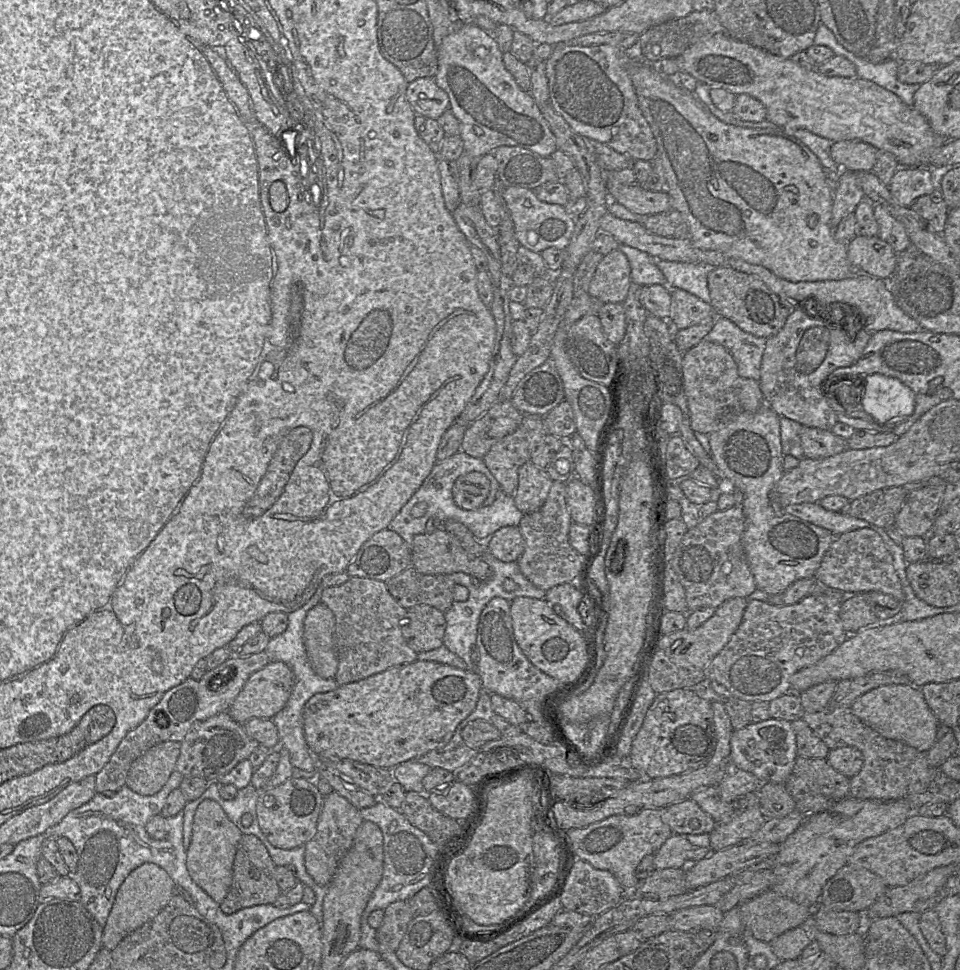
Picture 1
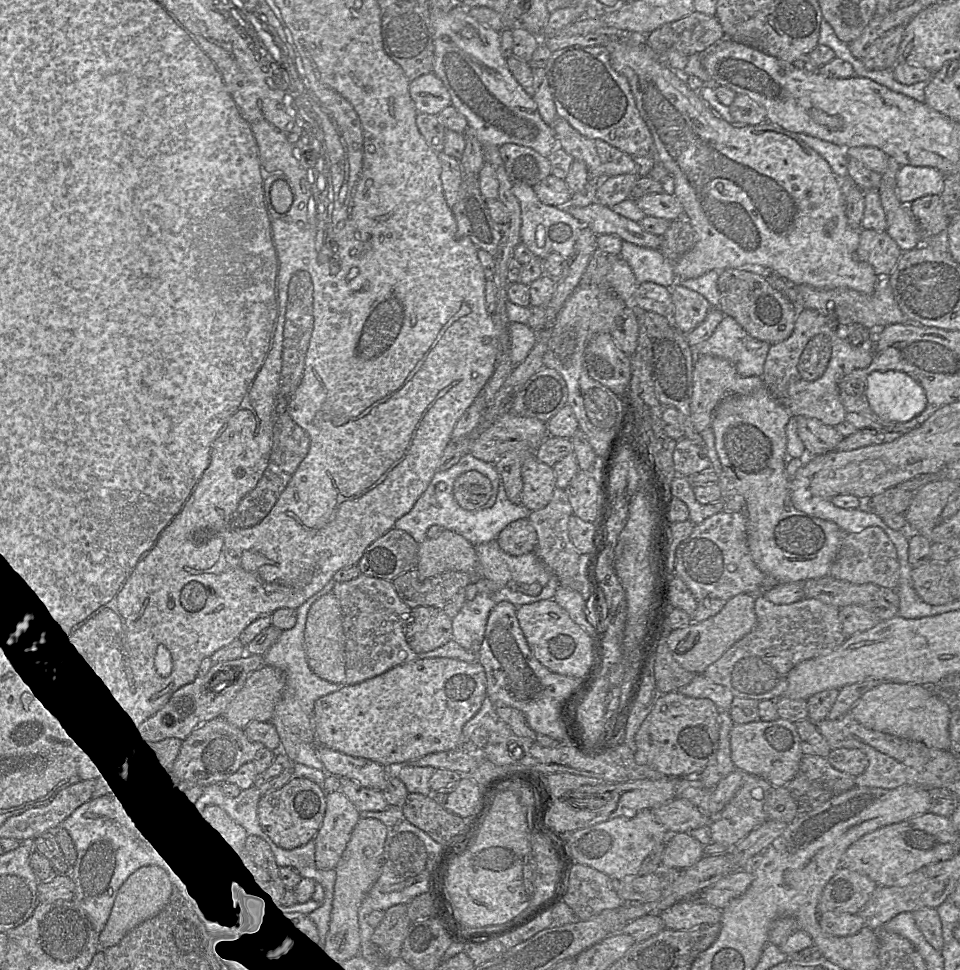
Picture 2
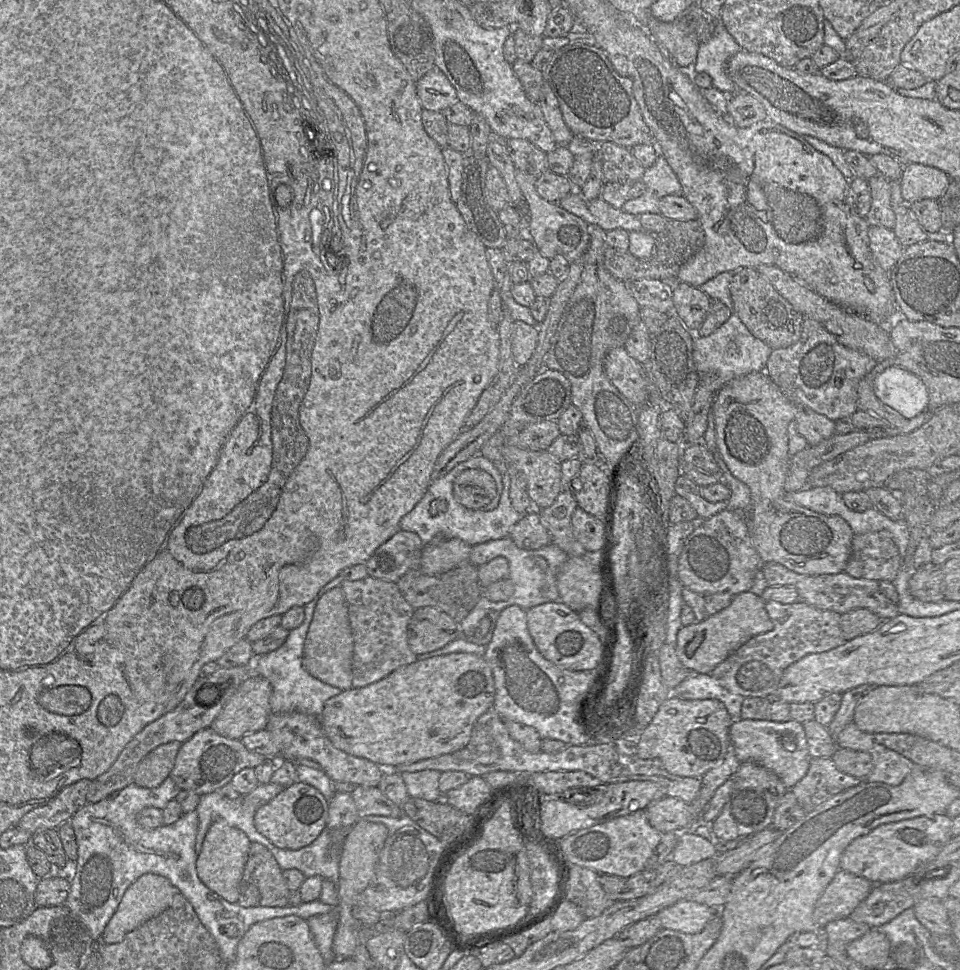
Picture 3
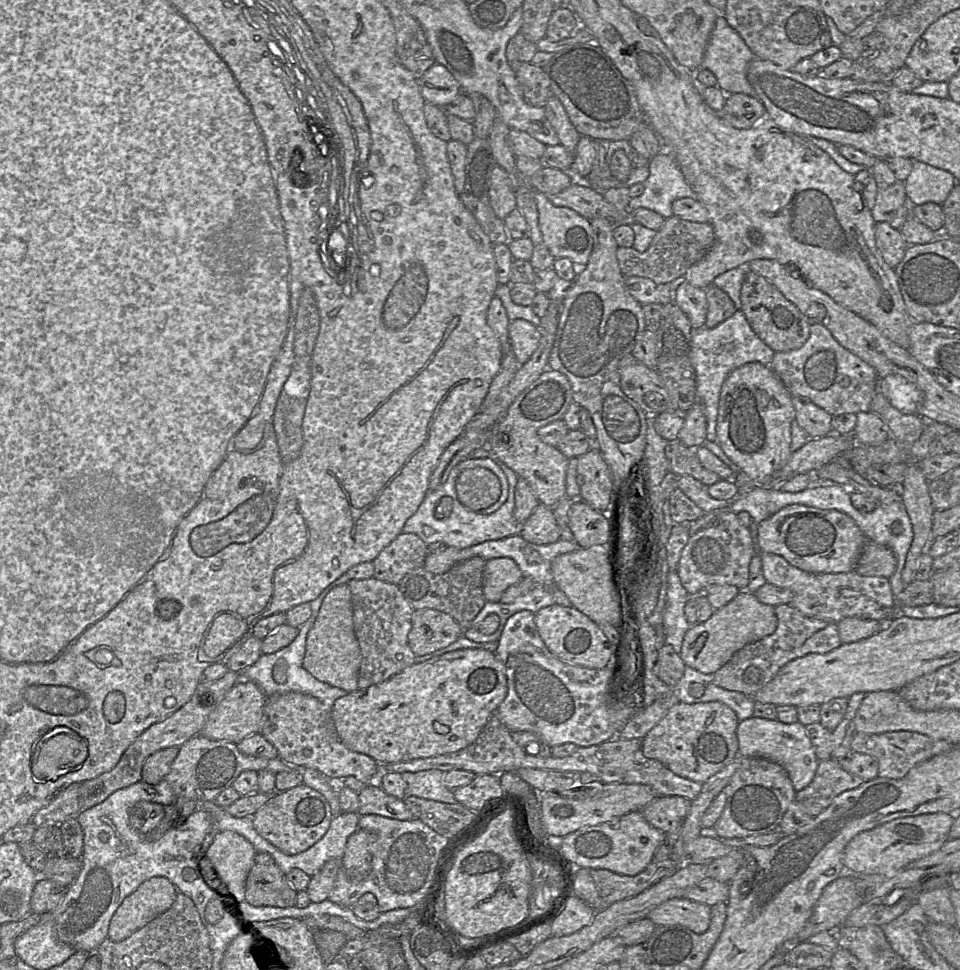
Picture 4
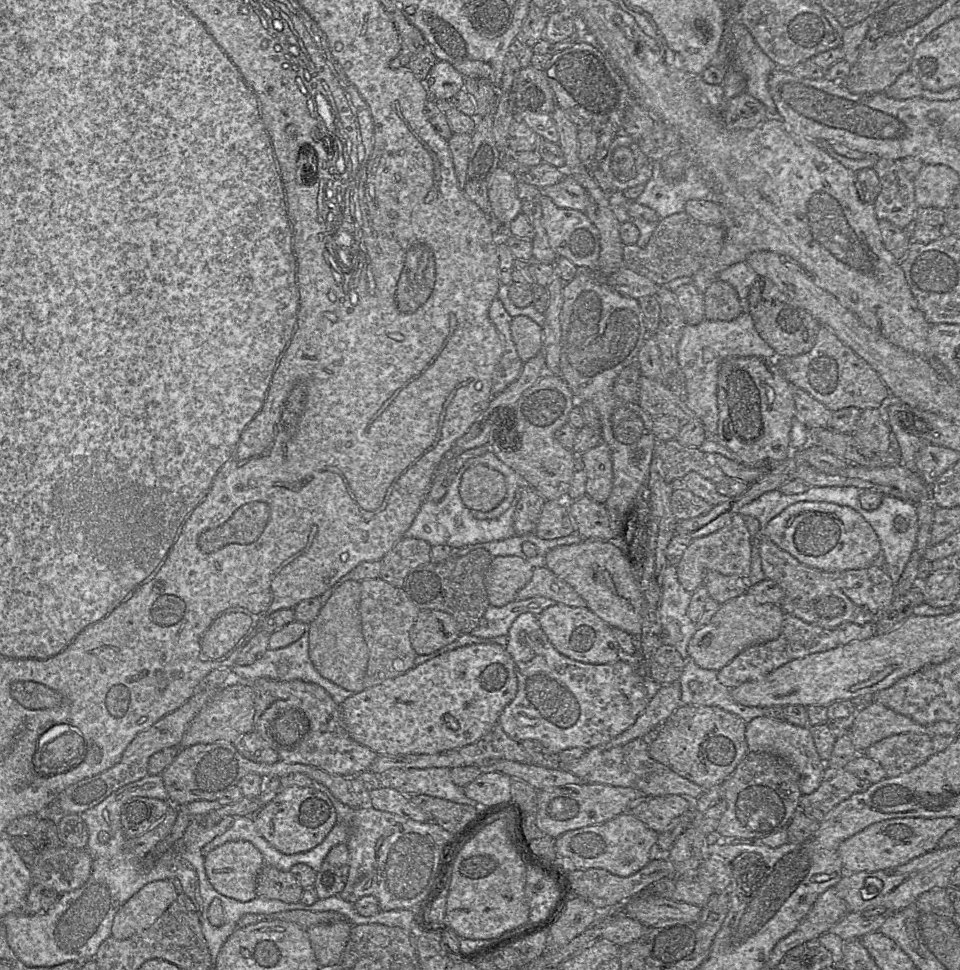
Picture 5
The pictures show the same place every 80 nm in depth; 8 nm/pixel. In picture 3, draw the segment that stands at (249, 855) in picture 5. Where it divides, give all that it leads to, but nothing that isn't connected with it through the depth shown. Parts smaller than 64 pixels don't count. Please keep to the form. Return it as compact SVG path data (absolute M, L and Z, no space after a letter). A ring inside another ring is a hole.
M216 818L205 835L201 852L197 855L196 871L199 879L213 892L228 901L237 903L251 841L239 828L230 826L225 819Z

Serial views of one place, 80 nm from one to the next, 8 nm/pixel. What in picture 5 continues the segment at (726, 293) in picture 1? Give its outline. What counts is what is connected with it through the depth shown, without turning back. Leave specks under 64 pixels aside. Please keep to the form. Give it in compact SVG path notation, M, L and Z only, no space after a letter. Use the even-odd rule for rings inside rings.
M757 277L748 293L749 311L760 337L779 356L791 357L809 352L816 341L821 324L806 310L796 305L777 285Z

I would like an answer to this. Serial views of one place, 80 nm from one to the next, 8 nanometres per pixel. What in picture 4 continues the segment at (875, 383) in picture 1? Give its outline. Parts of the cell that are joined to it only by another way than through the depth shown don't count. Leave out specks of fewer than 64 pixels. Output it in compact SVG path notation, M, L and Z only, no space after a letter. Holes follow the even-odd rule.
M897 374L879 379L878 390L889 403L903 414L917 414L923 399L922 391L912 382Z

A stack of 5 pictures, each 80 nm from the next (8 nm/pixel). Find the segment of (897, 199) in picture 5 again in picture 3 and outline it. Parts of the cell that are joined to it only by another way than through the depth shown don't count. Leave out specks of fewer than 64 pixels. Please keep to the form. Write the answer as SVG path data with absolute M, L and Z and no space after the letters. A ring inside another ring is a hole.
M878 172L868 182L872 196L871 208L865 217L868 224L893 230L896 216L891 206L891 181Z

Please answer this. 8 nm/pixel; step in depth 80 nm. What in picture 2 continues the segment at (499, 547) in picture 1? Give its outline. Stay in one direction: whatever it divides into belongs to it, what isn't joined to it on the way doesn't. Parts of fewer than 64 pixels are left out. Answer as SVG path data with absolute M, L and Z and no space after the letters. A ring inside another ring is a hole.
M528 518L509 523L497 536L500 548L513 556L533 552L537 544L537 534Z

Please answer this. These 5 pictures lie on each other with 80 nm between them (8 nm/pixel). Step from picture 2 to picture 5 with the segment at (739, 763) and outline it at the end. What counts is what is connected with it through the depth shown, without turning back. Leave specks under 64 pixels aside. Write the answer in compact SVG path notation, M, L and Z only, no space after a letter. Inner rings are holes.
M761 716L746 723L745 738L749 752L770 753L788 762L799 773L802 794L811 794L819 787L826 763L819 757L809 728Z

